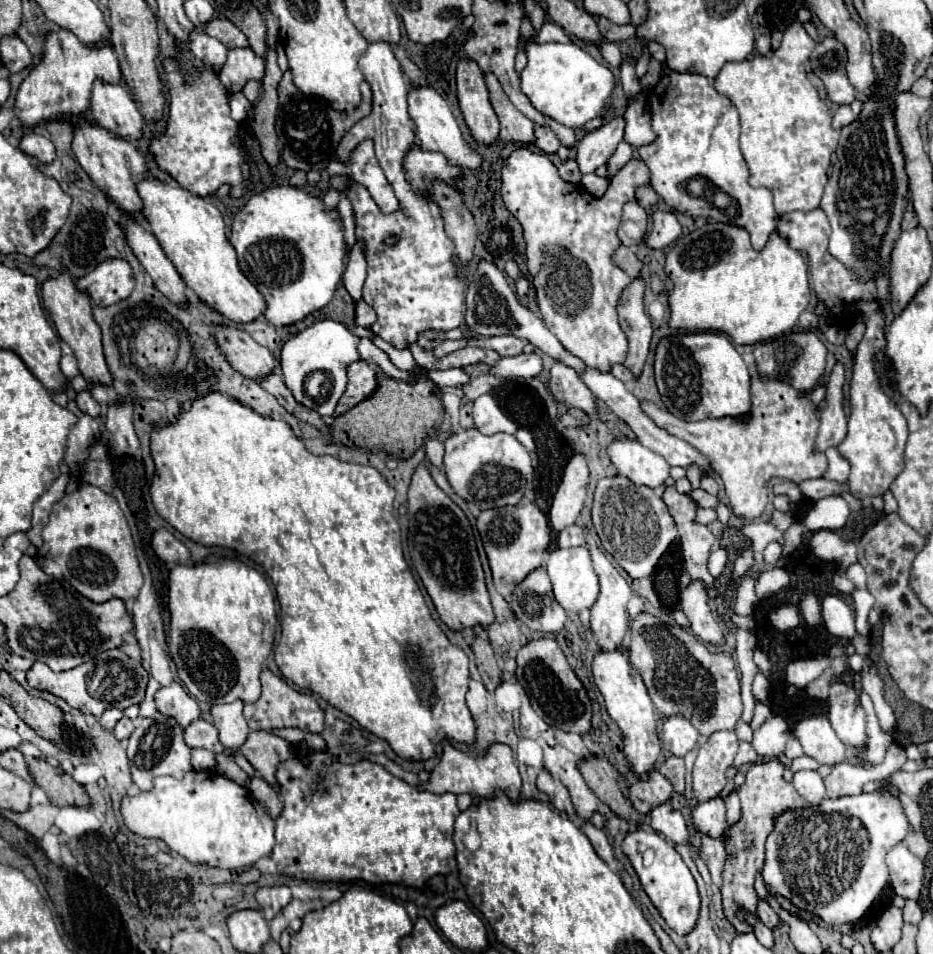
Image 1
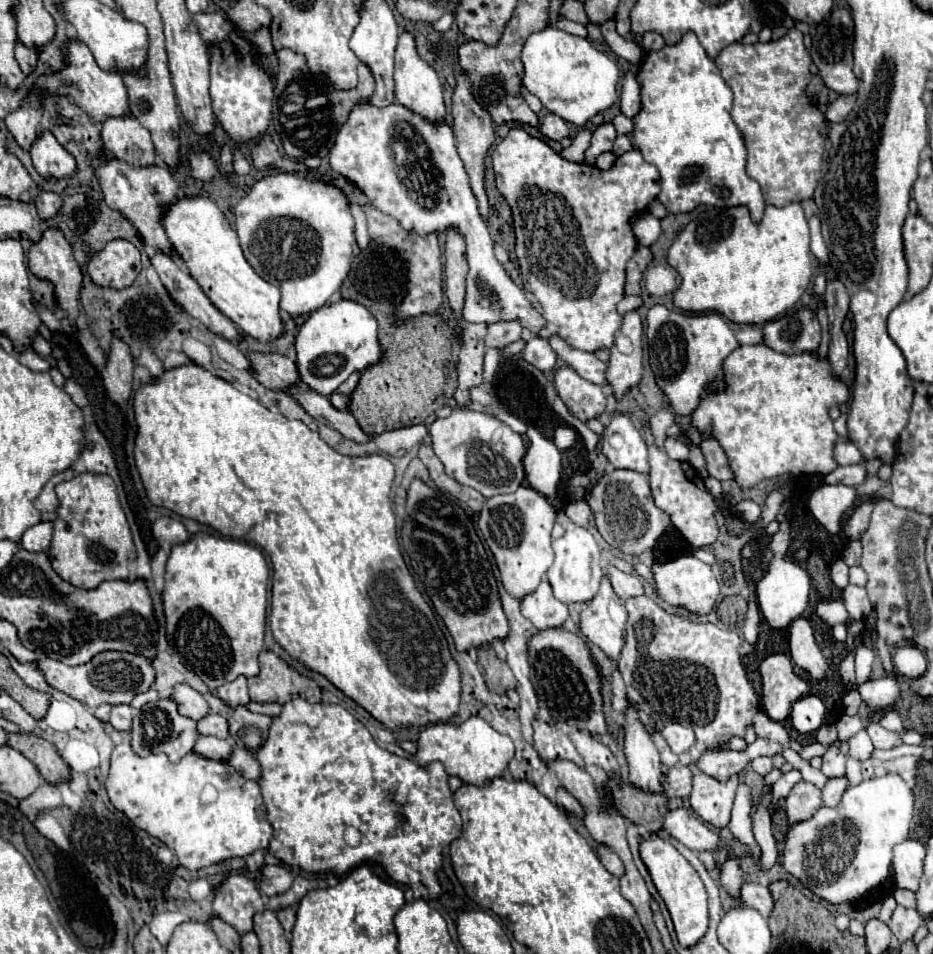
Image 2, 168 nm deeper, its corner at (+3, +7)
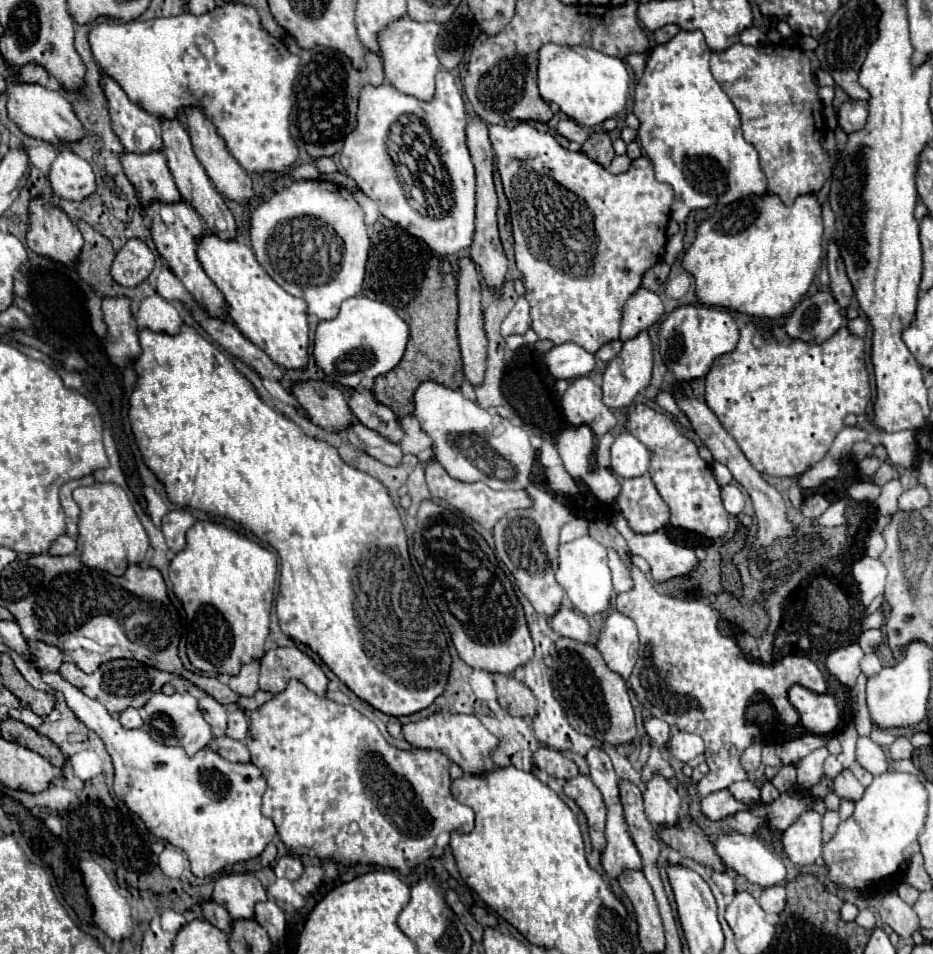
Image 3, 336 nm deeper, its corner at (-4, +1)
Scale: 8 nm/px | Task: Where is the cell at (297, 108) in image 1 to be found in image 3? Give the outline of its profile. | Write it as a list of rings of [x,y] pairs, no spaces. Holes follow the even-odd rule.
[[[285,37],[289,51],[301,57],[301,69],[295,83],[295,111],[291,133],[299,147],[303,147],[311,157],[333,157],[341,151],[345,137],[353,127],[357,127],[357,99],[363,85],[383,83],[383,61],[375,53],[367,53],[367,67],[363,71],[355,69],[347,55],[329,47],[301,49],[293,37]]]

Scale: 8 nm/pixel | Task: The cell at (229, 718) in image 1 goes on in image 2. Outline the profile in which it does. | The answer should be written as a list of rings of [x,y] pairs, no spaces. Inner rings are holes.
[[[238,677],[232,683],[226,683],[222,687],[216,689],[218,697],[222,697],[222,701],[226,701],[226,705],[248,705],[248,689],[246,689],[246,677]]]

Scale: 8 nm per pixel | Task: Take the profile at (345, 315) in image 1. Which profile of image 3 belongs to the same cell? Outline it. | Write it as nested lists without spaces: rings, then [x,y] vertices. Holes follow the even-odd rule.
[[[379,217],[375,221],[375,225],[369,229],[369,237],[371,251],[363,293],[391,303],[411,327],[403,359],[395,369],[377,377],[373,389],[375,399],[391,407],[401,419],[403,415],[413,413],[411,393],[423,381],[433,379],[445,387],[457,389],[465,379],[457,341],[457,277],[449,261],[439,259],[421,239],[409,235],[387,217]]]

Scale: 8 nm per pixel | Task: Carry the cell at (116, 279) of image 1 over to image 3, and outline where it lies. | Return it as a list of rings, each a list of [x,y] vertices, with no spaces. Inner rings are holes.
[[[129,239],[117,253],[111,275],[119,285],[135,287],[149,277],[155,267],[155,255],[141,239]]]

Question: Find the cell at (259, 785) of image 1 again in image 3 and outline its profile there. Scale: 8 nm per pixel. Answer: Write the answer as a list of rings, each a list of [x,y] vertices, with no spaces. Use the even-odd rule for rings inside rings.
[[[221,735],[221,737],[215,737],[209,747],[213,751],[217,751],[221,757],[225,757],[227,761],[235,761],[235,763],[249,763],[249,751],[245,747],[245,743],[241,741],[235,741],[227,735]]]

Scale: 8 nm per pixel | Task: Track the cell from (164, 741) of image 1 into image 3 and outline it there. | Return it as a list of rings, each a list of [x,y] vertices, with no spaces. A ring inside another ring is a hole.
[[[157,691],[145,707],[139,709],[145,725],[143,725],[143,731],[149,733],[155,741],[159,743],[165,743],[165,745],[181,745],[187,755],[195,755],[199,749],[207,747],[209,741],[213,739],[211,735],[211,727],[209,723],[203,719],[201,711],[199,711],[199,701],[183,691],[183,693],[171,693],[171,695],[165,695],[163,691]]]

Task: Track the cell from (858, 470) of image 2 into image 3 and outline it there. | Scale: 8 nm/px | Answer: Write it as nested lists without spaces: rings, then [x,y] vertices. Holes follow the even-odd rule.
[[[883,461],[883,463],[881,463],[881,469],[879,469],[879,471],[875,473],[875,477],[873,477],[873,483],[877,483],[877,485],[885,485],[885,483],[891,481],[891,479],[899,479],[897,467],[891,465],[889,461]]]

